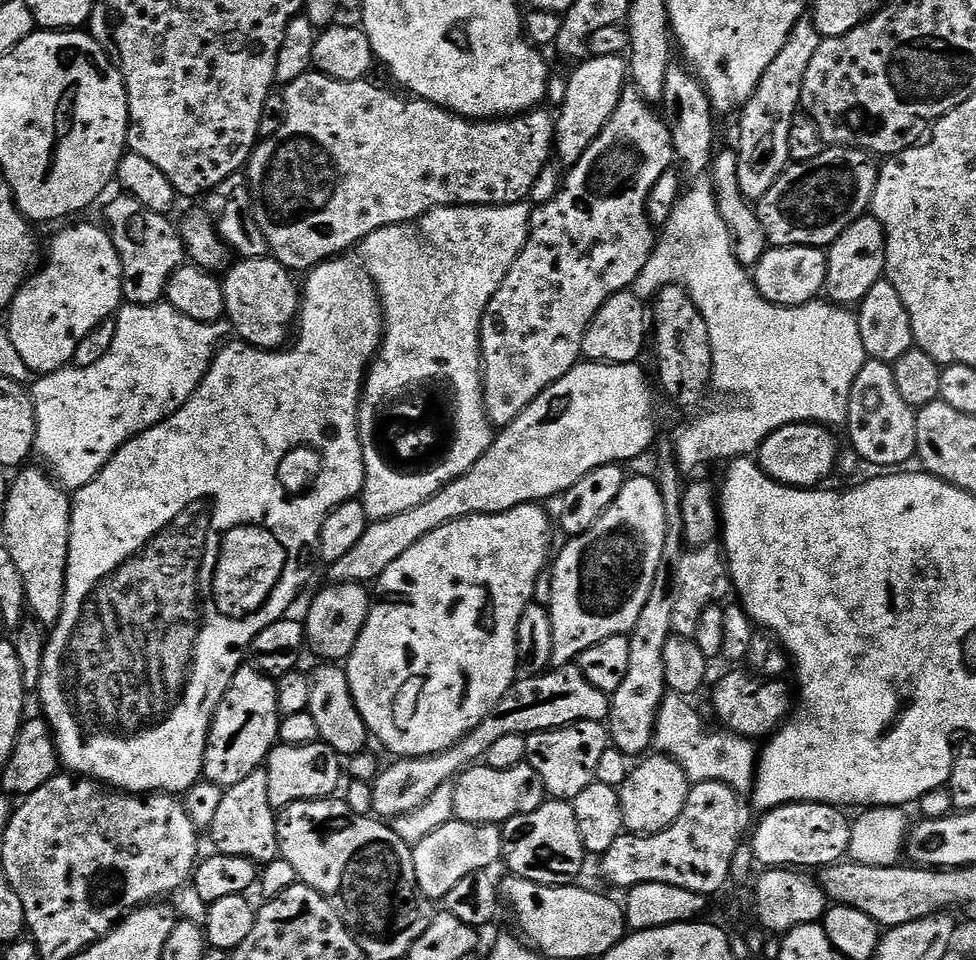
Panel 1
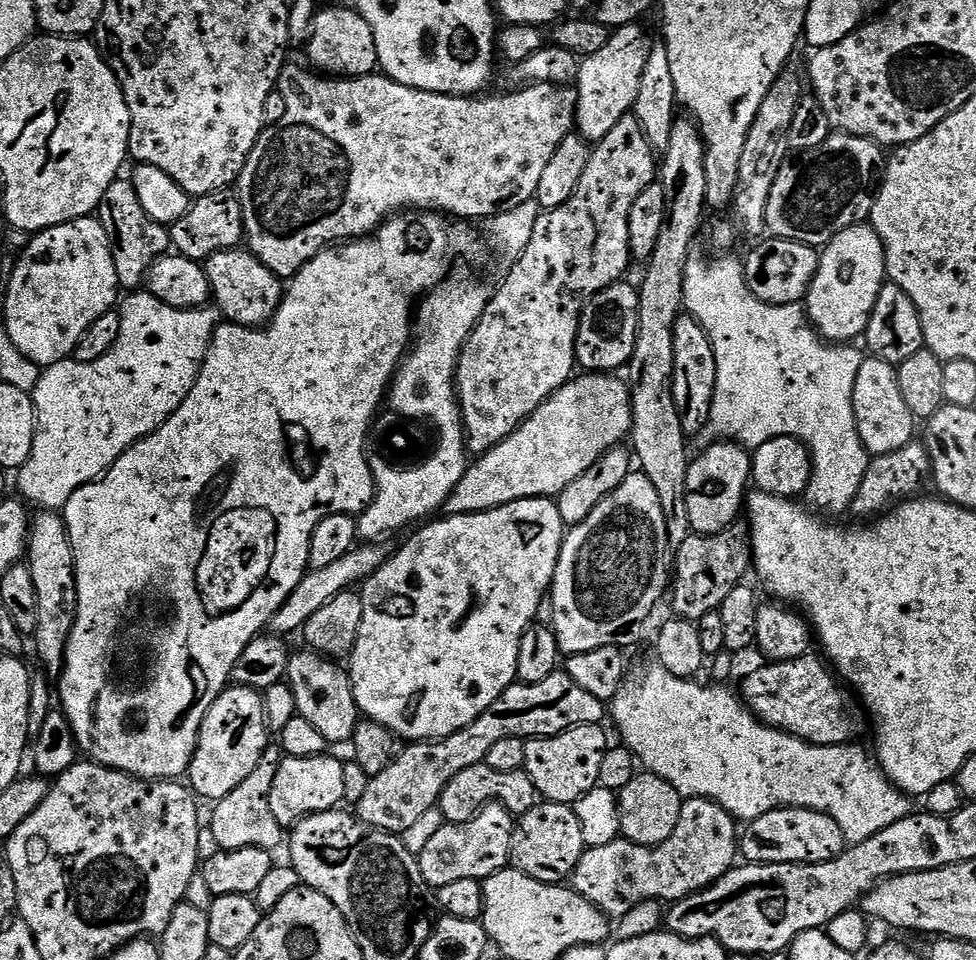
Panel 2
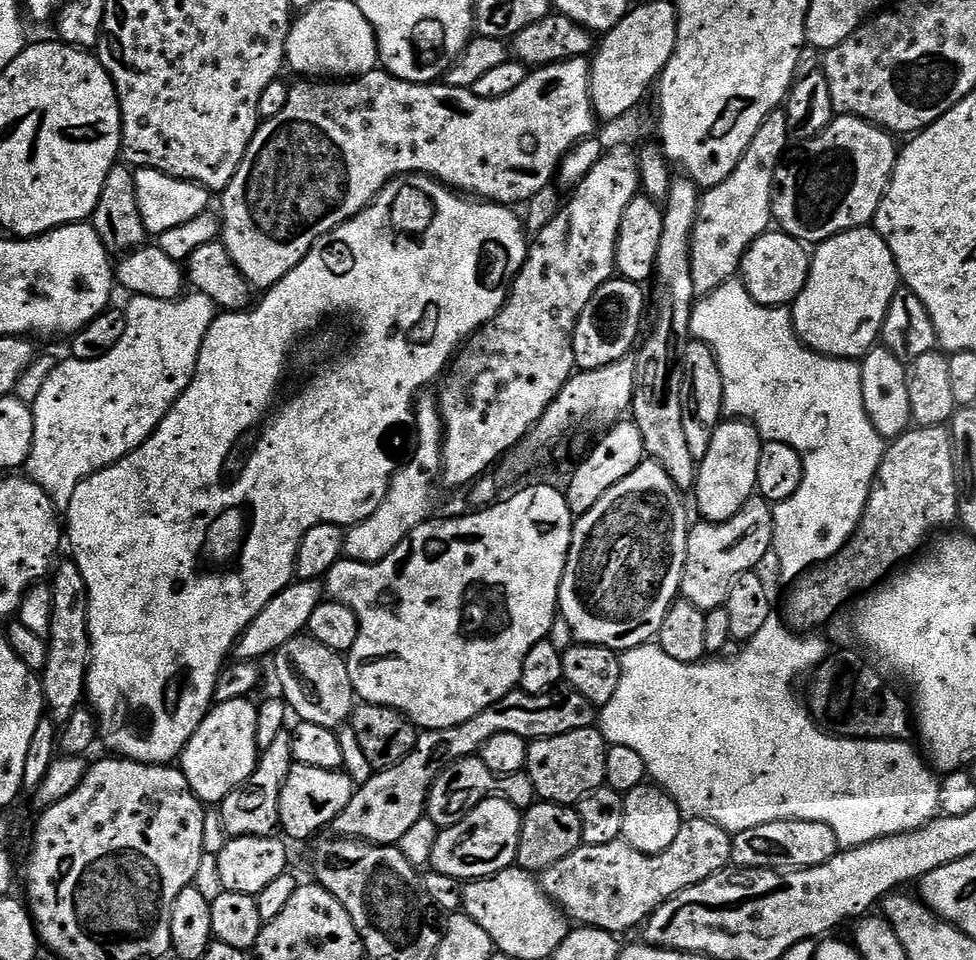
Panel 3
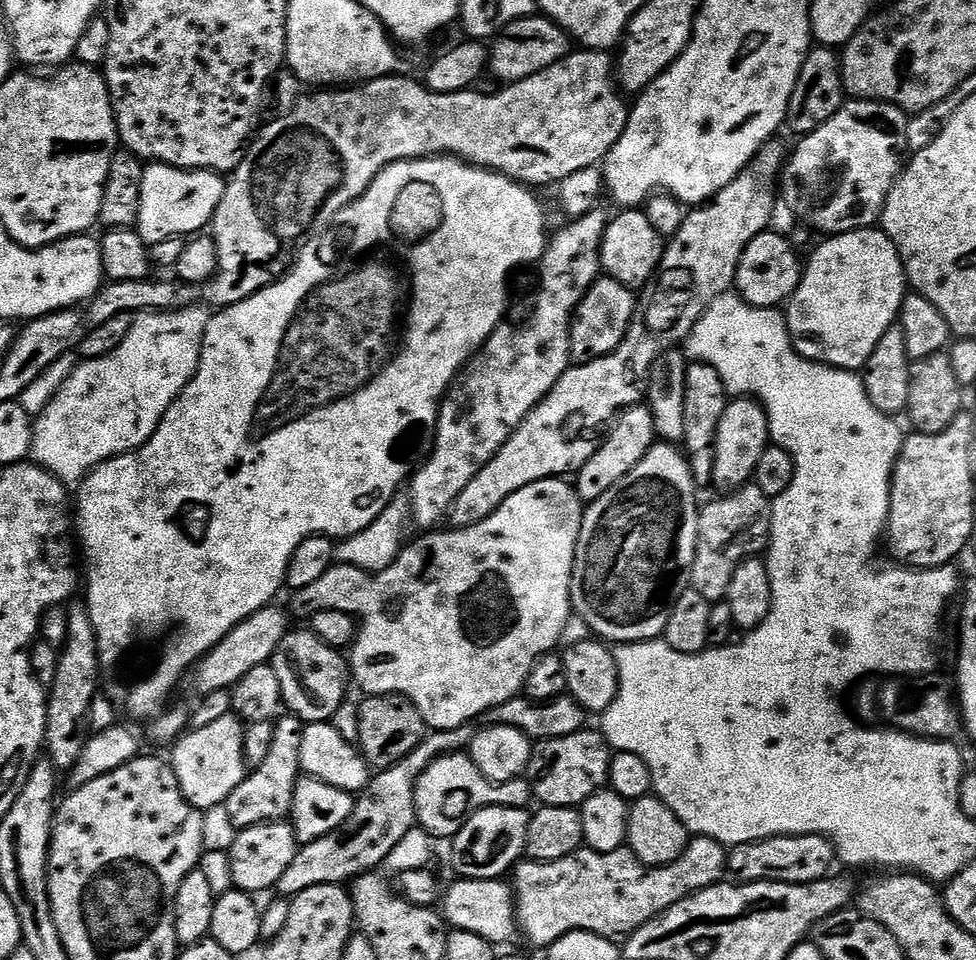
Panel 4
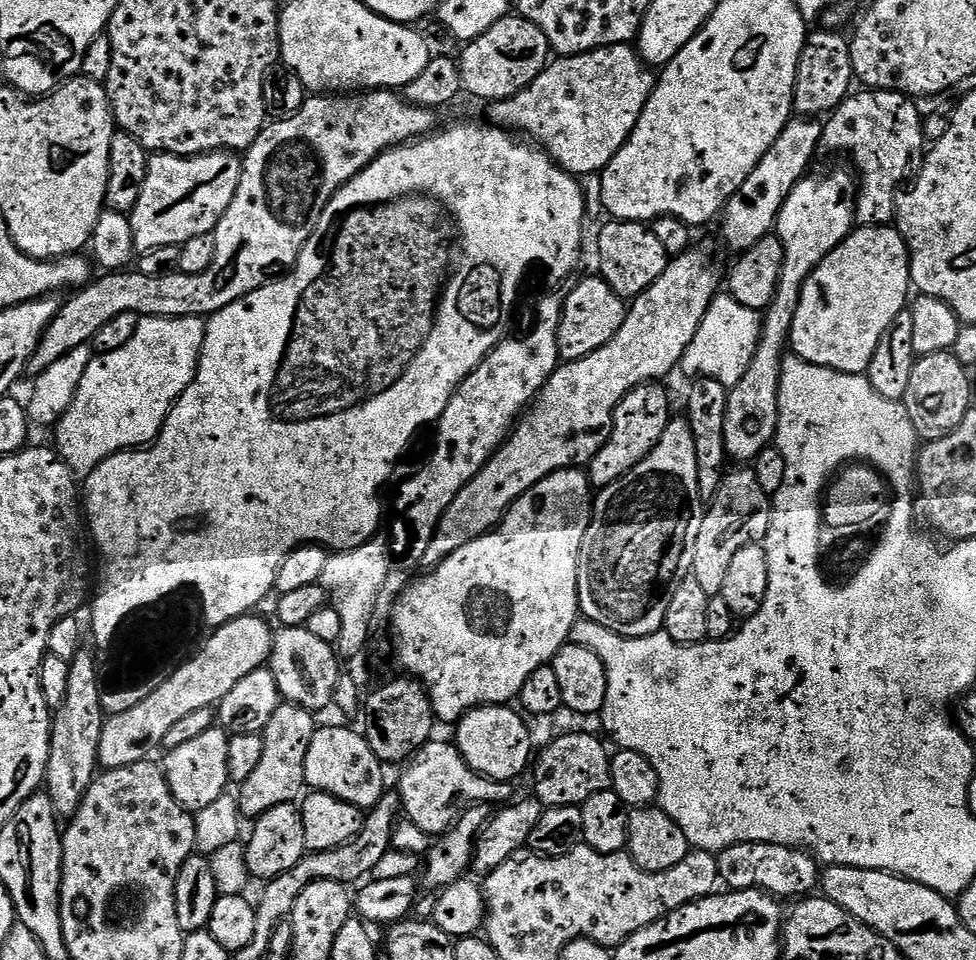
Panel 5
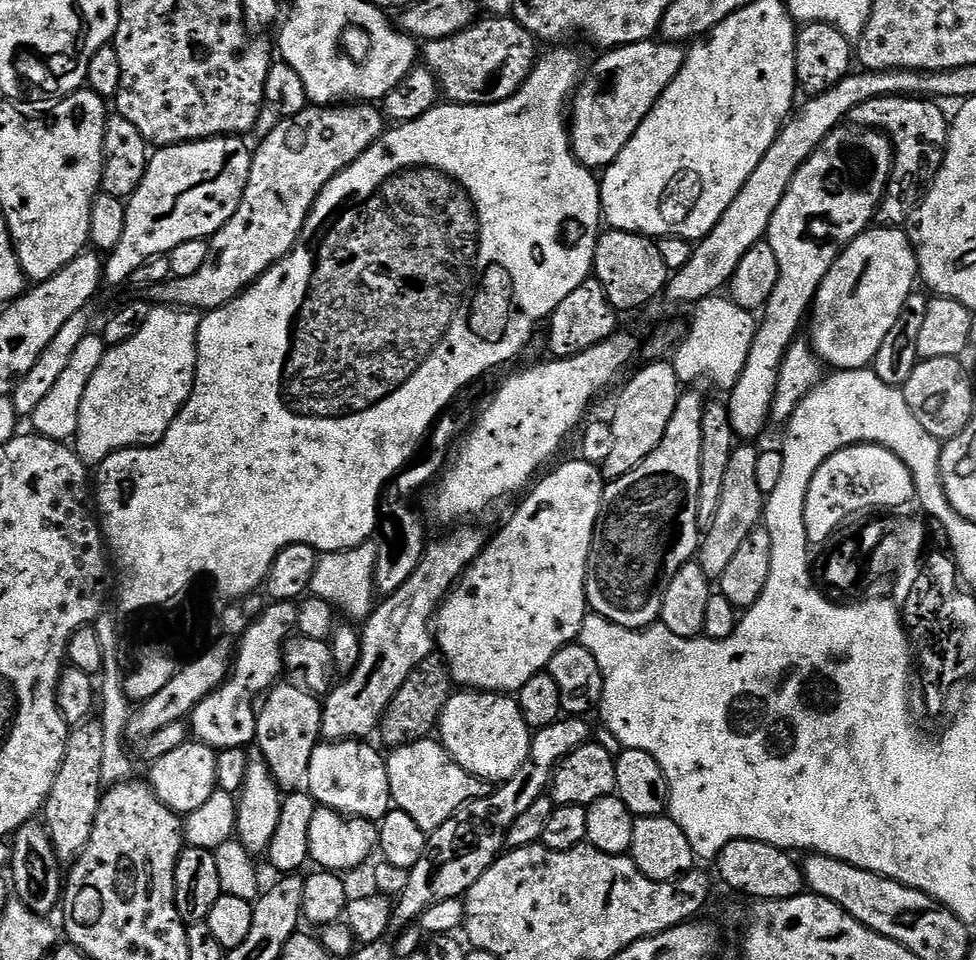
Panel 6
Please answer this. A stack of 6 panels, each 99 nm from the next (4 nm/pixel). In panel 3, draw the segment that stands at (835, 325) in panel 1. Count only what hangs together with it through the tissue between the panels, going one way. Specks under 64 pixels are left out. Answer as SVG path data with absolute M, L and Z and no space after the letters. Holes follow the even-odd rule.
M739 279L728 280L722 286L718 286L712 292L701 295L697 299L692 310L692 331L691 335L710 346L710 350L716 356L718 370L722 370L724 379L724 416L734 420L746 420L760 431L761 437L765 441L777 440L783 444L788 444L802 458L804 473L802 482L798 490L790 498L786 498L782 503L775 505L772 513L772 552L776 564L780 567L780 576L786 582L793 582L804 575L805 572L812 571L817 566L823 566L828 561L835 559L848 544L848 539L855 534L856 527L860 525L862 514L866 510L866 502L870 498L872 483L876 480L876 475L880 469L880 463L886 451L886 441L884 437L874 430L870 418L866 414L866 406L862 402L862 374L860 365L855 360L839 360L833 356L823 356L820 352L814 352L800 341L800 335L796 332L796 327L792 321L792 313L787 307L767 308L754 298L746 290L746 286Z

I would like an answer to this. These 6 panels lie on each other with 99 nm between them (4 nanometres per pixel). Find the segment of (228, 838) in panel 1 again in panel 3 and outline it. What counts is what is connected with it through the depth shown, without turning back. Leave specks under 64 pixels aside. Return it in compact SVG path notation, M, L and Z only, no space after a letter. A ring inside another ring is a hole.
M287 731L278 734L270 746L259 753L256 769L242 786L234 789L225 800L218 805L221 825L229 837L233 836L271 836L279 829L278 798L282 790L282 782L286 782L286 774L290 774L294 761L292 758L292 742Z

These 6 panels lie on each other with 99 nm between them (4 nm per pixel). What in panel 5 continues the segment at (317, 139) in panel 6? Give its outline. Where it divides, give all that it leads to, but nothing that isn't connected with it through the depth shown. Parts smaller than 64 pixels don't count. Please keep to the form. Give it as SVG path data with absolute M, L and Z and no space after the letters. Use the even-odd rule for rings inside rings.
M365 90L359 94L312 94L305 99L302 107L294 115L269 123L254 143L242 156L238 190L226 206L222 218L216 223L214 235L214 262L202 274L186 276L177 270L170 274L153 275L143 272L109 272L84 285L67 301L61 303L58 314L42 334L40 345L32 355L26 372L29 377L41 376L58 358L78 350L78 346L88 344L106 326L106 322L118 318L118 314L138 314L145 316L213 316L218 310L238 302L246 294L261 288L273 278L279 278L296 264L301 250L306 246L310 234L316 228L322 210L334 198L342 186L346 186L363 168L370 166L389 148L419 140L435 131L437 113L431 108L419 108L409 104L396 90Z

